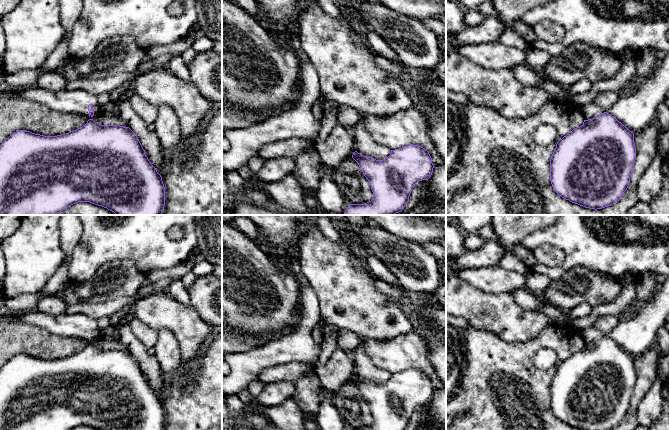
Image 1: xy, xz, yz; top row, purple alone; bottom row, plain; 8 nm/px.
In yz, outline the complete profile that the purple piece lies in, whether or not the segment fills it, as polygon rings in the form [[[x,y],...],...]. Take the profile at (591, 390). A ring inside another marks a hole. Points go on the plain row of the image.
[[[607,336],[573,353],[560,363],[550,383],[550,405],[554,415],[562,422],[580,430],[611,430],[627,414],[636,384],[634,357]]]

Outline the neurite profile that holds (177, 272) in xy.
[[[186,260],[185,262],[169,269],[148,271],[146,274],[147,283],[156,282],[167,277],[181,279],[185,274],[192,271],[194,266],[194,263],[190,262],[189,260]]]

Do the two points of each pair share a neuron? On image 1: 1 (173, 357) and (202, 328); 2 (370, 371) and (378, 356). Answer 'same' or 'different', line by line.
1: different
2: different

